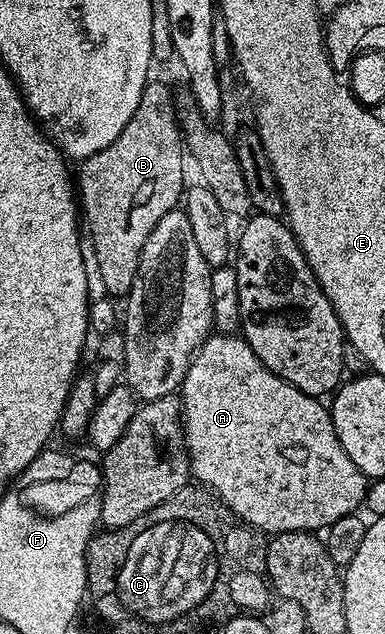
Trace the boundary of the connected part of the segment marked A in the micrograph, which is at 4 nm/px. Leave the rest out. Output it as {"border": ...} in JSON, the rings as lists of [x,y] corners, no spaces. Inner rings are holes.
{"border":[[[212,333],[208,335],[207,340],[200,345],[199,350],[191,358],[191,364],[185,373],[181,388],[183,437],[187,448],[187,457],[191,465],[192,476],[196,480],[200,479],[200,477],[205,477],[205,445],[247,445],[247,443],[279,445],[283,449],[283,457],[289,459],[287,463],[291,467],[289,467],[289,471],[283,477],[285,489],[280,494],[280,498],[283,498],[283,501],[285,501],[283,505],[285,505],[285,511],[287,511],[287,513],[283,513],[283,515],[287,515],[287,519],[281,519],[281,521],[287,521],[287,523],[273,523],[273,525],[277,525],[277,533],[280,531],[321,531],[330,527],[333,521],[341,521],[341,517],[356,514],[364,506],[369,480],[367,476],[361,473],[361,469],[357,469],[357,465],[353,465],[353,461],[349,461],[349,453],[345,453],[345,449],[341,449],[341,441],[337,441],[336,430],[333,429],[330,410],[324,404],[322,406],[320,403],[322,402],[316,396],[301,393],[295,386],[289,385],[283,378],[274,375],[257,357],[257,353],[253,353],[253,349],[247,344],[247,340],[238,334]]]}

